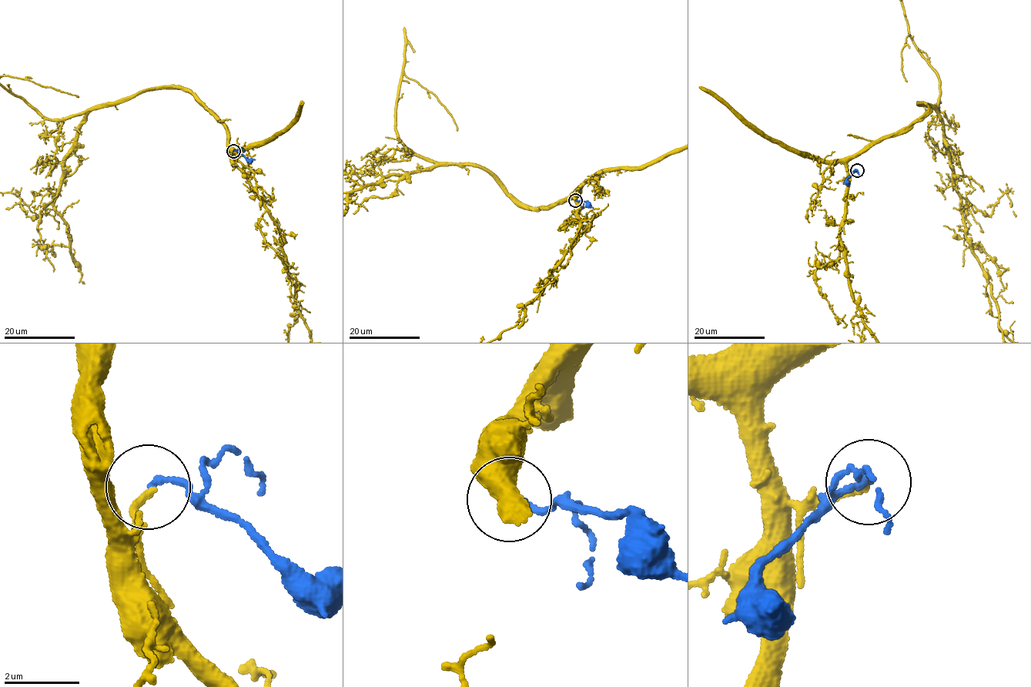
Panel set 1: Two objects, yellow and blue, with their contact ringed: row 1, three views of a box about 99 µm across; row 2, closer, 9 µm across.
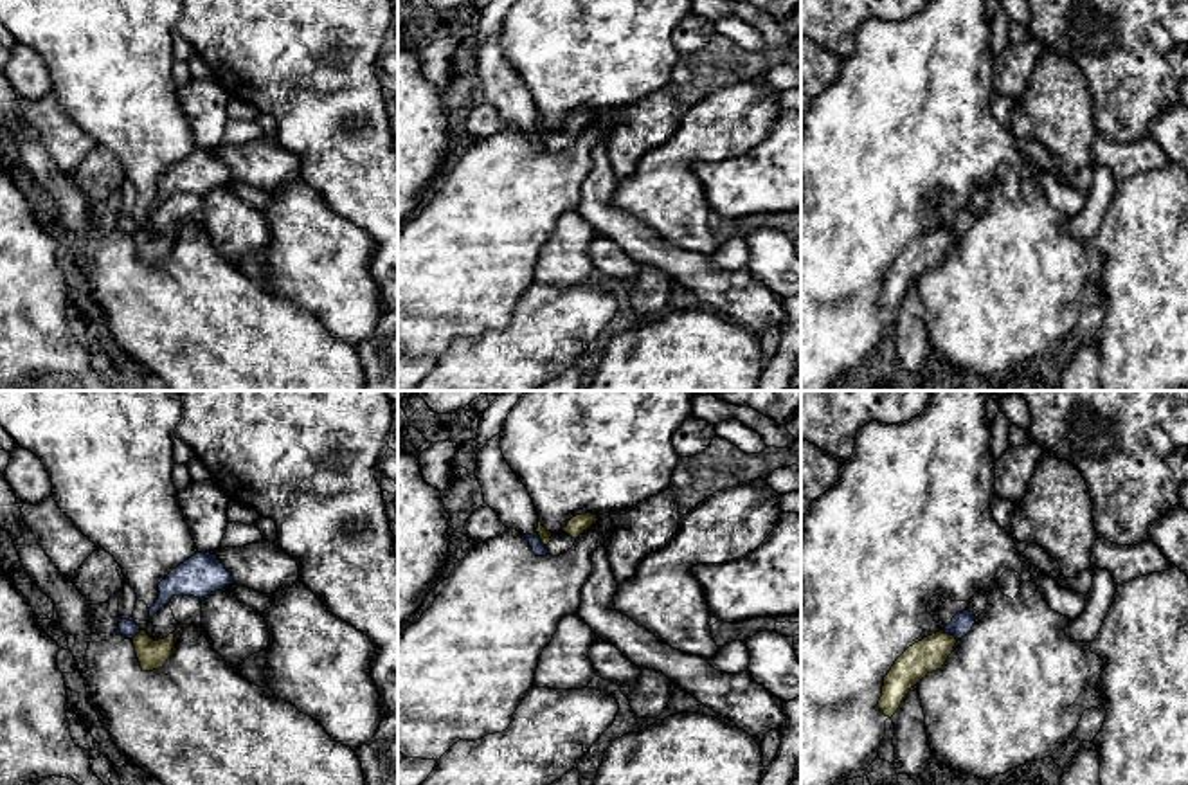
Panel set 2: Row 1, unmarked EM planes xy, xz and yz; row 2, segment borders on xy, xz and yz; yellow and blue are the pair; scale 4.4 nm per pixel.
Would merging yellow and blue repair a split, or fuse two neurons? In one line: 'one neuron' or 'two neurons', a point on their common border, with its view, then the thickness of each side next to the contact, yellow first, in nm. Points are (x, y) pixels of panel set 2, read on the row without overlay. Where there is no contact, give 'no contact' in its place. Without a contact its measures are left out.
two neurons; contact xz (540, 135); calibres 50 and 60 nm

